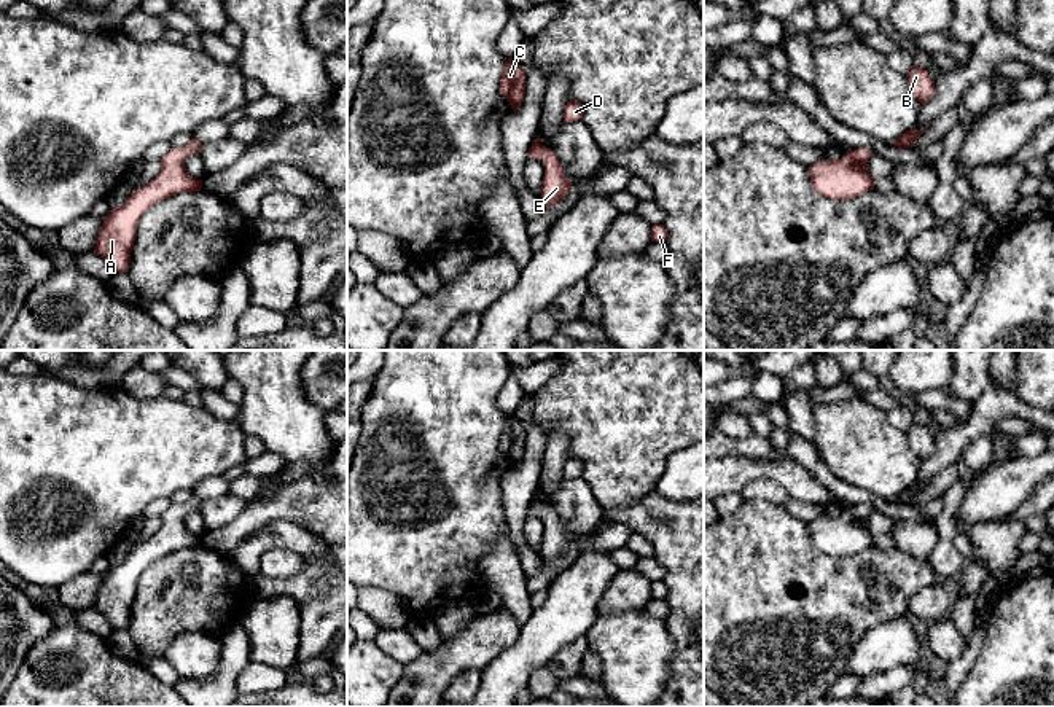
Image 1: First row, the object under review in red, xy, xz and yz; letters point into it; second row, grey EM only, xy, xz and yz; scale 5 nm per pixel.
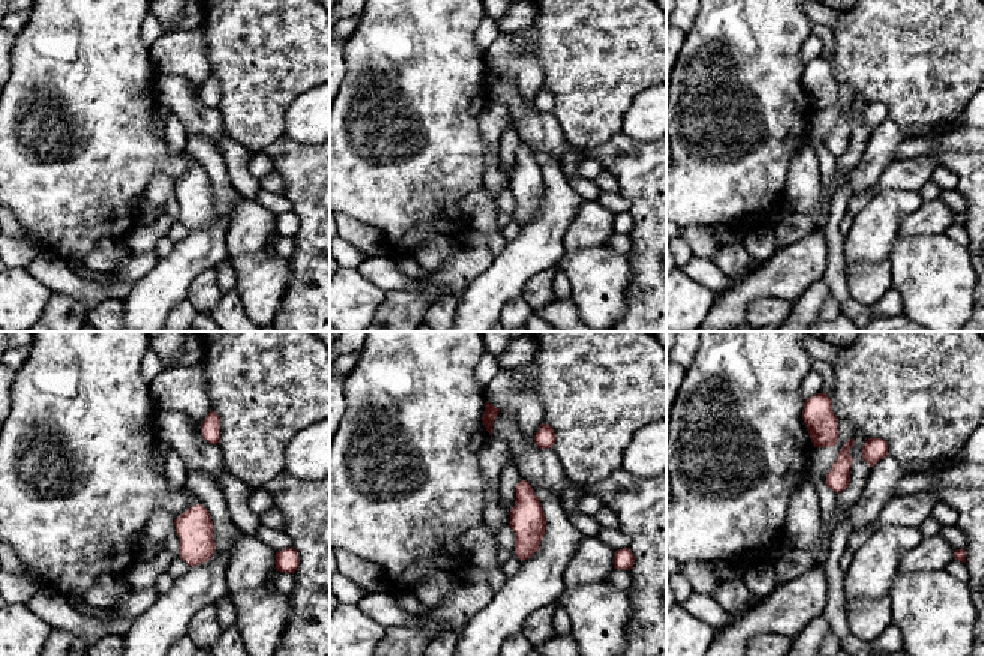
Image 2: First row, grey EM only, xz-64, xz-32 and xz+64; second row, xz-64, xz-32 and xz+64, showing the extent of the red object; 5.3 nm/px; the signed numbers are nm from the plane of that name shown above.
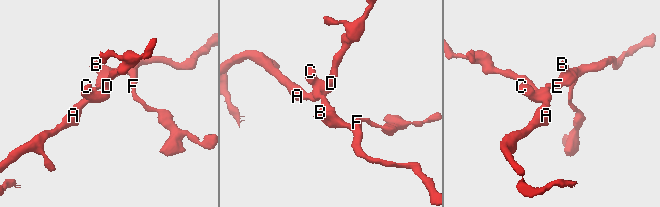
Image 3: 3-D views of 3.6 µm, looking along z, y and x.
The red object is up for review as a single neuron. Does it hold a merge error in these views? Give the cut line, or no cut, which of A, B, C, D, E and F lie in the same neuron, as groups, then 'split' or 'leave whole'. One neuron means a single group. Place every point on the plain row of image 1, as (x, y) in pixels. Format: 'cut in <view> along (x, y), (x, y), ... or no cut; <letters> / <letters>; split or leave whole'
no cut; A B C D E F; leave whole

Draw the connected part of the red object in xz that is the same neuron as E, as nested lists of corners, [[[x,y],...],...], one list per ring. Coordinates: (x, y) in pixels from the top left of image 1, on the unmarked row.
[[[537,494],[529,506],[529,514],[537,514],[545,522],[541,562],[549,564],[562,557],[573,540],[567,537],[557,511],[551,505],[541,502]]]

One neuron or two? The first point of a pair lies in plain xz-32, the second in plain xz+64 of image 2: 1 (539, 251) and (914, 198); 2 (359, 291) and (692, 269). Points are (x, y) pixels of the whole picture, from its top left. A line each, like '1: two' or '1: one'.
1: one
2: two

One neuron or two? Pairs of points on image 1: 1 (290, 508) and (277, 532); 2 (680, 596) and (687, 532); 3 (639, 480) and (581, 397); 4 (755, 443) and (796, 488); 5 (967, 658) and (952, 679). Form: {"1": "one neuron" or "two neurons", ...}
{"1": "two neurons", "2": "one neuron", "3": "one neuron", "4": "two neurons", "5": "one neuron"}

